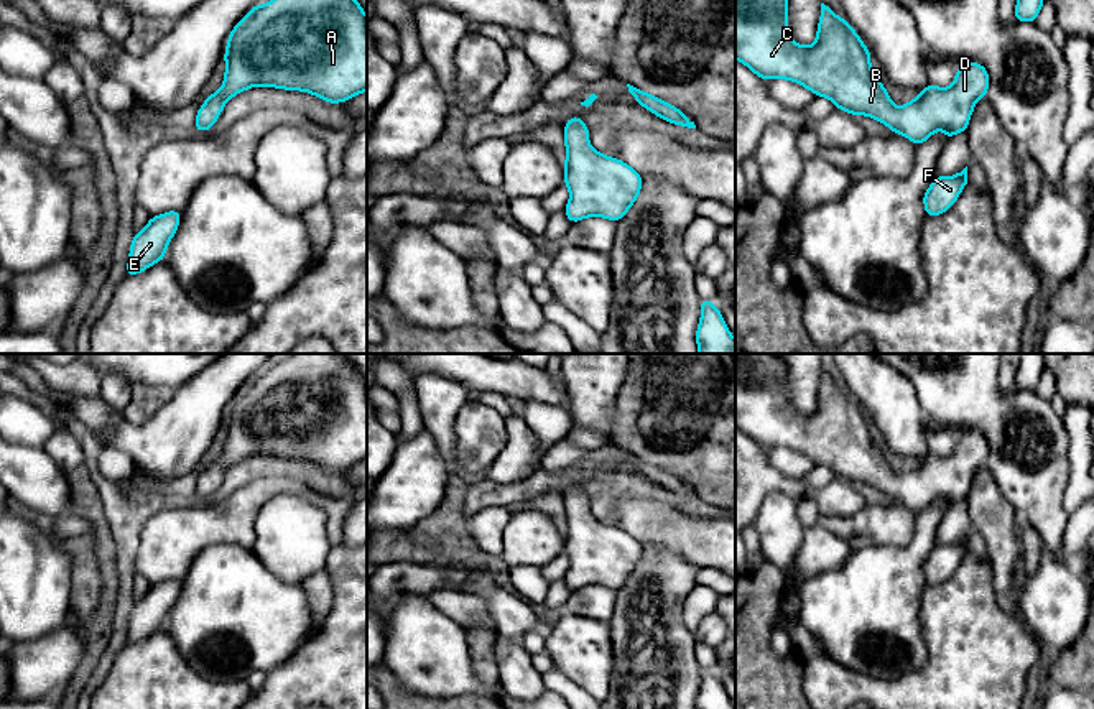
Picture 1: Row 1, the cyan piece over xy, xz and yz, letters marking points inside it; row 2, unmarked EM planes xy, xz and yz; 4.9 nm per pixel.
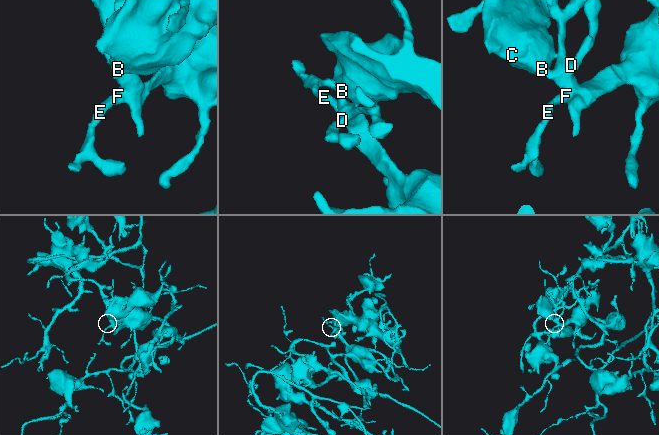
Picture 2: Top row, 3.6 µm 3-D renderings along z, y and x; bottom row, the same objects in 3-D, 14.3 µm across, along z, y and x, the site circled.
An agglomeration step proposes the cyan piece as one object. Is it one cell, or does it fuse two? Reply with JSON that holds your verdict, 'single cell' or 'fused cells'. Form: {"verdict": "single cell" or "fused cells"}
{"verdict": "single cell"}

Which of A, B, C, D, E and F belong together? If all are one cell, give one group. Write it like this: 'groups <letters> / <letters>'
groups A B C D E F

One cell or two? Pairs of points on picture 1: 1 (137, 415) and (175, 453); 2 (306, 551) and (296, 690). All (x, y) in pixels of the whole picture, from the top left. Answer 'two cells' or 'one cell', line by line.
1: two cells
2: two cells

